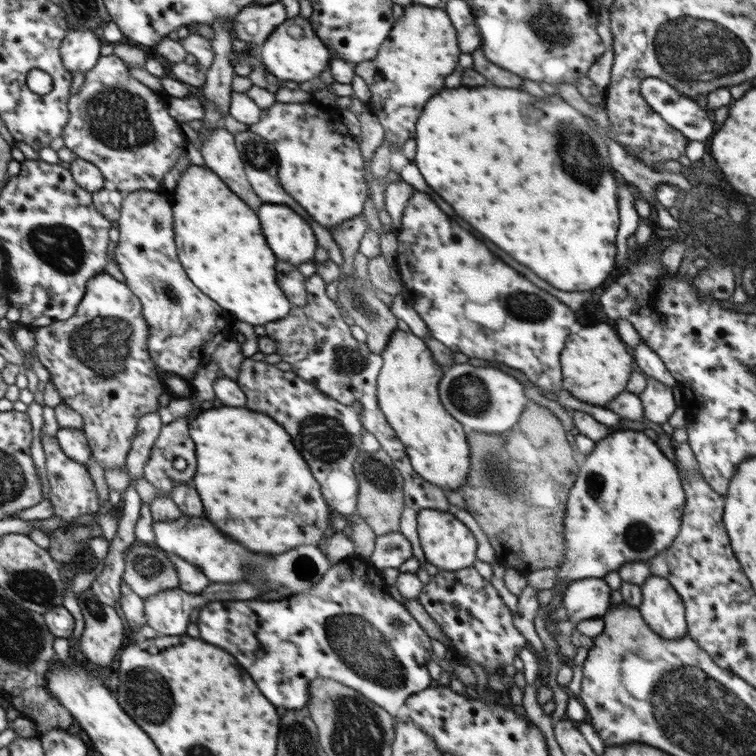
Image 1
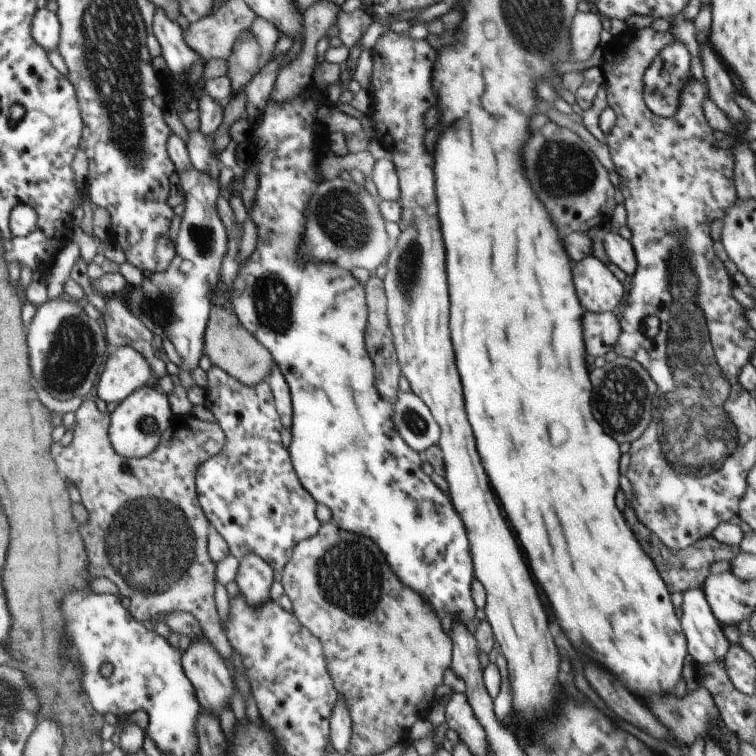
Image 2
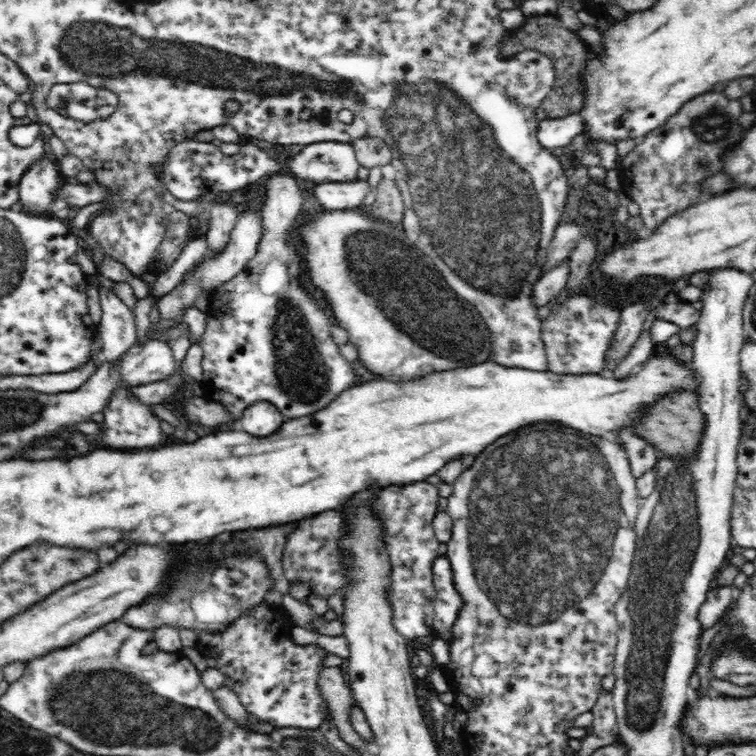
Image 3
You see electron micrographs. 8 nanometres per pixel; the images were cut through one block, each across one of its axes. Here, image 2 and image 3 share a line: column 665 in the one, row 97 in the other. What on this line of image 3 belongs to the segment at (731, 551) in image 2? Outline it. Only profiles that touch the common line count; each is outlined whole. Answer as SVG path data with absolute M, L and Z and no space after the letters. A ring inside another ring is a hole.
M555 15L527 18L513 31L506 30L501 44L501 52L504 55L515 55L516 53L534 49L548 56L555 66L554 90L547 94L541 107L548 118L560 118L570 114L578 113L583 105L583 86L581 76L584 74L585 64L590 58L590 50L586 43L580 39L578 33L571 32L562 25L560 18Z

